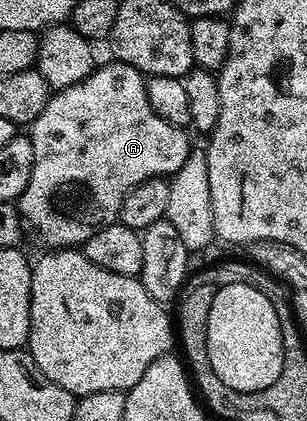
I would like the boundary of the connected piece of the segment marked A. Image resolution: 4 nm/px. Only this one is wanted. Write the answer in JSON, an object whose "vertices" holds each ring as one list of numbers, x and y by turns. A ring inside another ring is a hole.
{"vertices":[[110,62,104,67,103,64,96,66,85,81,77,81,77,85,54,92,45,109,41,109,38,117,29,124,35,164,33,177,29,177,29,185,17,206,30,234,32,231,44,243,44,248,82,248,93,233,118,220,121,205,134,187,141,185,141,181,175,175,193,150,184,128,169,125,153,113,143,72,128,63]]}

